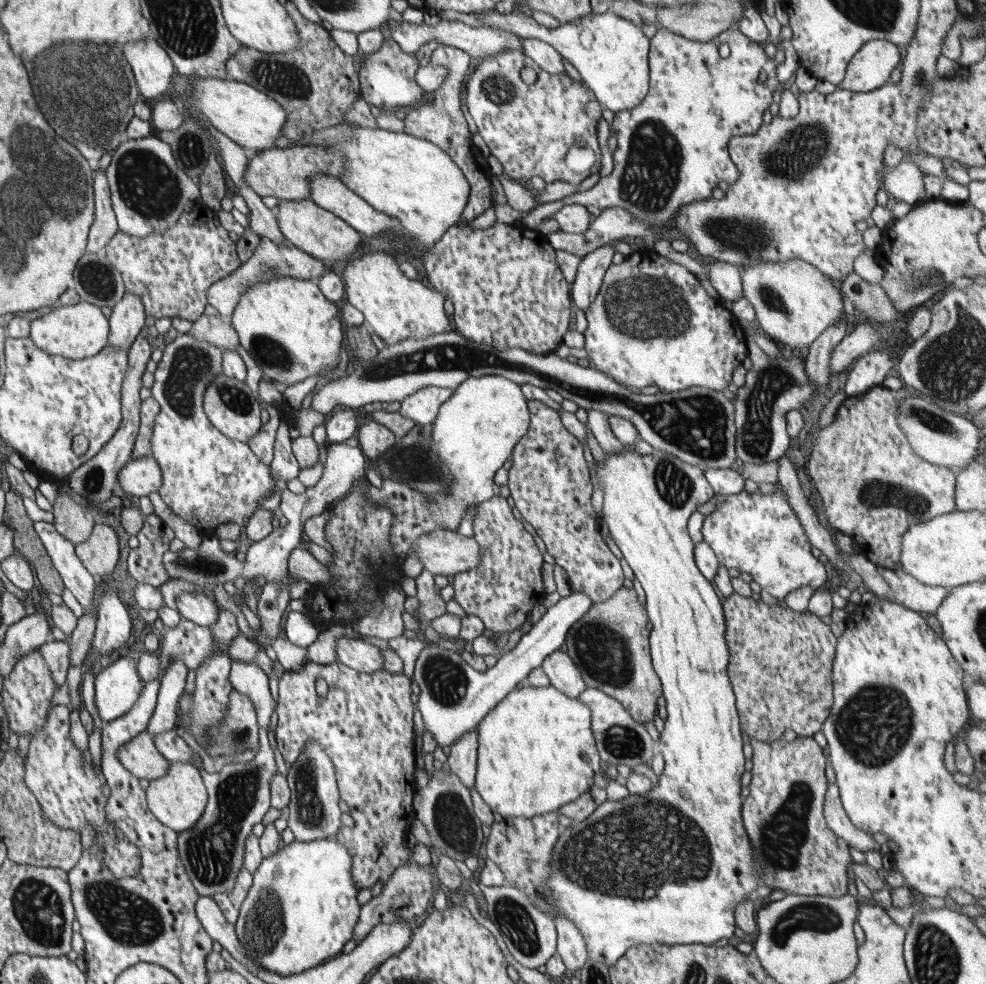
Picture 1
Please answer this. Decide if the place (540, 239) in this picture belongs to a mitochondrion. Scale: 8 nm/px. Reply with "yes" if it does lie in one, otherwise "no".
no

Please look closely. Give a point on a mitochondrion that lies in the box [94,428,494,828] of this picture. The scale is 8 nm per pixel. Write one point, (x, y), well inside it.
(446, 680)

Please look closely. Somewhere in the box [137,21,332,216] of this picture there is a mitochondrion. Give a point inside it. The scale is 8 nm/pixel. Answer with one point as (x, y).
(283, 78)

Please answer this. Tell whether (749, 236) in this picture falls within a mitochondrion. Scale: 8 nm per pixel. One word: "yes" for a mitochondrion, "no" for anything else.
yes

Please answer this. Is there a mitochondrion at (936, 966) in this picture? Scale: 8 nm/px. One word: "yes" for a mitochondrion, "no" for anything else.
yes

